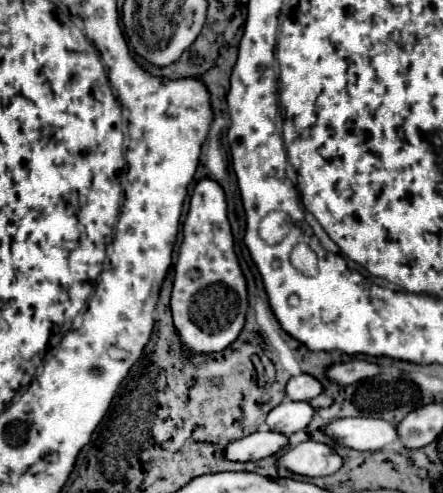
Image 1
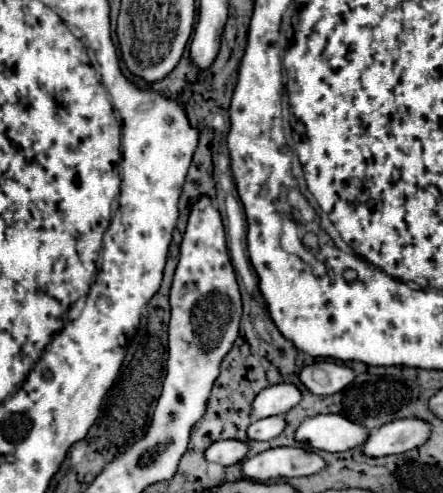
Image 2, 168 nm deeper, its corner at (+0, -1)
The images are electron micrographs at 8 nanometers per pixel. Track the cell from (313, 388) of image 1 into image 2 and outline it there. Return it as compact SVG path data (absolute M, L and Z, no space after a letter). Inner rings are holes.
M293 383L271 385L271 387L263 389L257 395L257 399L253 401L253 417L263 419L263 417L271 417L271 415L283 415L289 409L293 409L301 397L303 395L301 395L299 387Z

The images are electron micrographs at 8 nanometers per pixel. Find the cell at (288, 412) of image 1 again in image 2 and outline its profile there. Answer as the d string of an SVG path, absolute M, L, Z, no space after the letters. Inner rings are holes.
M271 415L267 419L259 419L259 421L253 421L247 429L247 435L249 439L253 441L269 441L269 439L275 439L283 433L283 429L287 427L287 421L285 417L281 415Z

